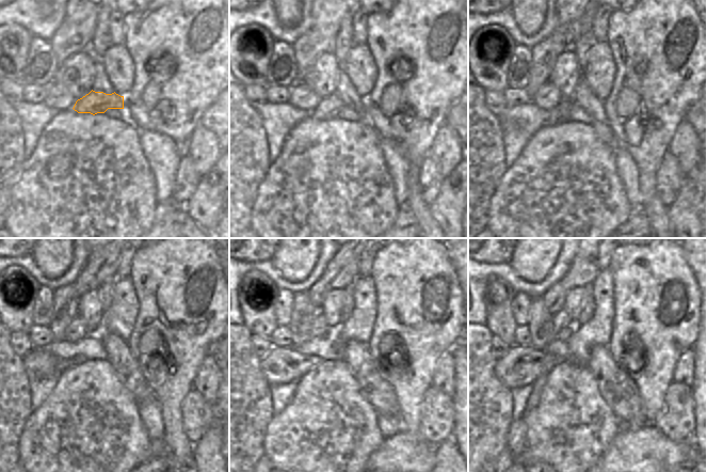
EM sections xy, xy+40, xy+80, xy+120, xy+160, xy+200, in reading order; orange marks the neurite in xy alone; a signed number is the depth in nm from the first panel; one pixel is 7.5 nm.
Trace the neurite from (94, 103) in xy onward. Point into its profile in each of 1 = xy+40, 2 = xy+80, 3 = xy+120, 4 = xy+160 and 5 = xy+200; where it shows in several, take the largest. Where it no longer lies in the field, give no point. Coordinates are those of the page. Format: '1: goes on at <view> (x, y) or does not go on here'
1: goes on at xy+40 (327, 108)
2: goes on at xy+80 (560, 113)
3: goes on at xy+120 (39, 364)
4: goes on at xy+160 (280, 365)
5: goes on at xy+200 (521, 365)

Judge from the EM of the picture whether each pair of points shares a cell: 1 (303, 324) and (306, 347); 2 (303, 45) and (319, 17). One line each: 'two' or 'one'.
1: two
2: one

